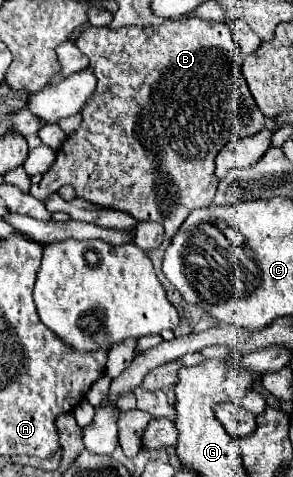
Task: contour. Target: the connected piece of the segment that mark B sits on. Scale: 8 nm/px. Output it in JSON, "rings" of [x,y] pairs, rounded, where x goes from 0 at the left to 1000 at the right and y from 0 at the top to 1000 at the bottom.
{"rings":[[[648,38],[648,42],[628,42],[628,46],[560,46],[560,50],[526,55],[526,59],[437,55],[437,59],[382,63],[382,59],[300,55],[259,80],[259,96],[273,101],[273,109],[287,109],[307,122],[307,138],[321,143],[328,164],[334,164],[334,180],[328,180],[328,193],[314,197],[307,214],[280,231],[273,268],[225,289],[225,298],[212,302],[212,310],[198,319],[205,331],[191,331],[191,340],[171,352],[171,361],[150,365],[137,386],[102,390],[102,411],[116,411],[137,423],[157,423],[212,390],[246,390],[259,398],[259,411],[280,415],[280,419],[300,419],[300,423],[321,423],[321,428],[348,428],[362,436],[437,444],[464,461],[546,465],[560,474],[560,482],[567,482],[567,499],[580,503],[608,486],[608,478],[621,474],[621,465],[635,461],[648,440],[696,436],[696,432],[724,428],[730,403],[744,394],[744,373],[730,365],[730,331],[744,327],[758,306],[778,302],[785,294],[805,294],[805,289],[867,285],[867,281],[881,281],[887,273],[908,268],[908,243],[894,243],[887,226],[867,218],[867,205],[853,201],[840,168],[833,168],[826,151],[819,151],[819,130],[826,130],[819,101],[805,92],[805,84],[785,75],[785,59],[771,55],[771,46],[710,46],[710,42],[683,42],[683,38]]]}

